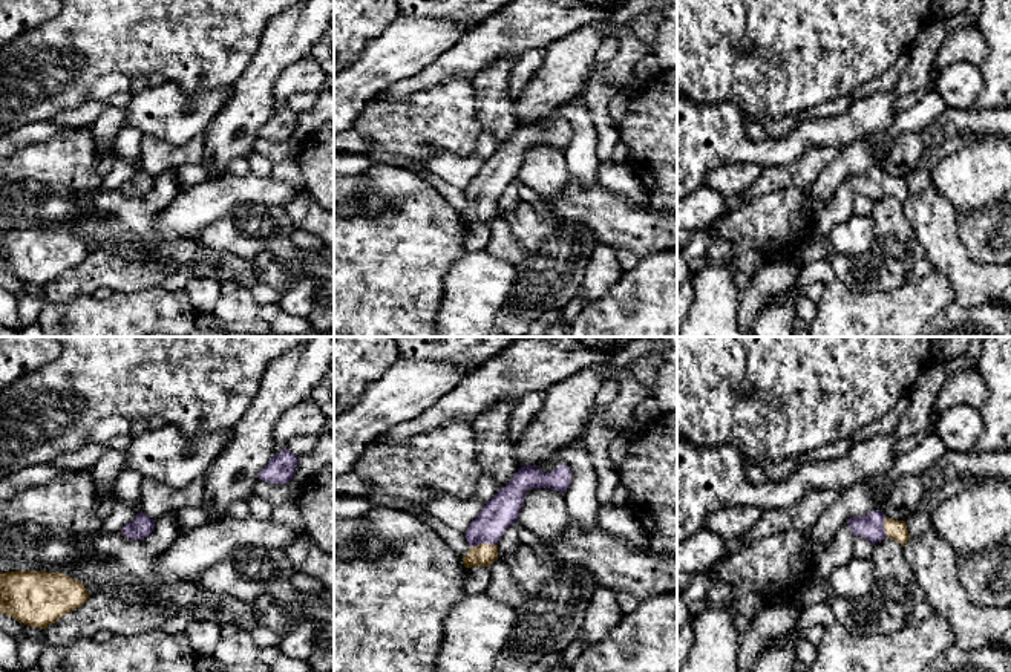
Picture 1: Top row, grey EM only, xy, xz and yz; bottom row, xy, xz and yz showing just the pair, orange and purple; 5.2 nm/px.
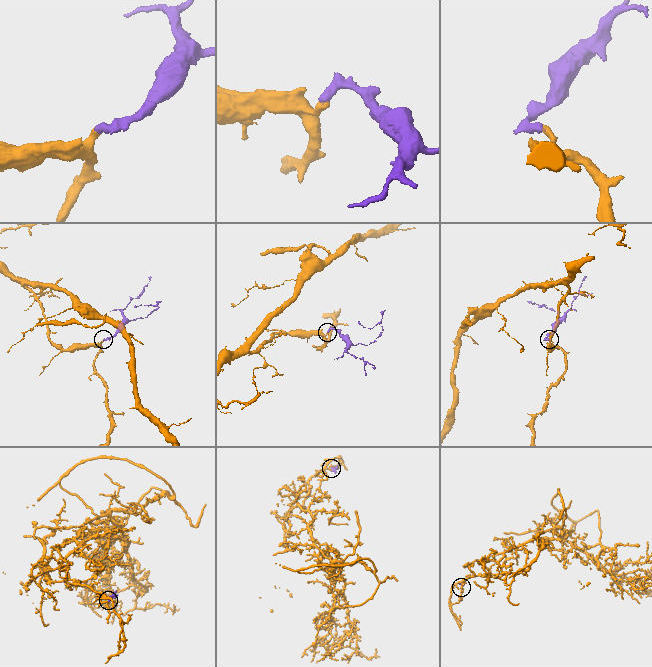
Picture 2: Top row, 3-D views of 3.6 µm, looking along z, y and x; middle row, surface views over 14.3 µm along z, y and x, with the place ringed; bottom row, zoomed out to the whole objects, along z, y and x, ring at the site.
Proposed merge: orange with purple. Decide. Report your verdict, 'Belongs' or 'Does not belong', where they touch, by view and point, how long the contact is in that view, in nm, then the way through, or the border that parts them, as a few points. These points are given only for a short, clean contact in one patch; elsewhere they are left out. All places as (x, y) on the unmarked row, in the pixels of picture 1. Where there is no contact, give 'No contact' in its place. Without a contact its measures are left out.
Belongs. Touches orange at xz (483, 201). Shared border 140 nm. Path across: xz (484, 212), (483, 201), (484, 189), (501, 169)

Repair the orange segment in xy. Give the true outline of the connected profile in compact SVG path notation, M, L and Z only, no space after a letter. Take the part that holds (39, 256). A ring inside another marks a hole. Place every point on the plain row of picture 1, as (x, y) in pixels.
M0 230L0 271L28 283L46 286L83 263L89 253L81 239L61 230Z

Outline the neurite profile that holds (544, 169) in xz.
M532 145L525 150L518 179L541 196L559 194L570 179L562 150L553 145Z

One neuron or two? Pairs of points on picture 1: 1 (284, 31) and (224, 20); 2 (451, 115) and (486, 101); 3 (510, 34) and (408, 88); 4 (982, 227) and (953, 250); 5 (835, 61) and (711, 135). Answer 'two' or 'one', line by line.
1: two
2: two
3: one
4: two
5: two

